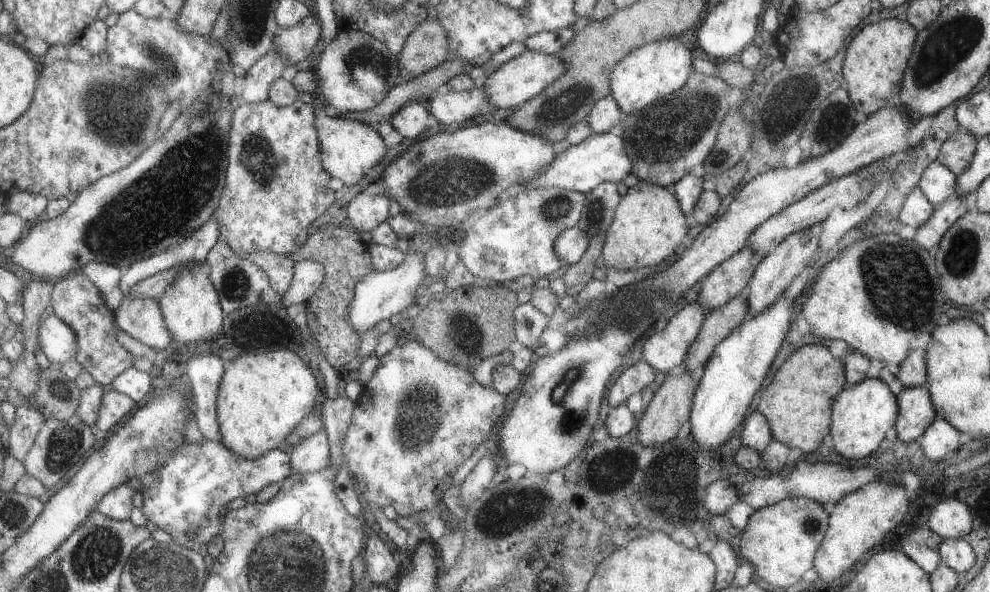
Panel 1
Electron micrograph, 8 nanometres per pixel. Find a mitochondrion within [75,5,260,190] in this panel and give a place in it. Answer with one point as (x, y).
(101, 108)

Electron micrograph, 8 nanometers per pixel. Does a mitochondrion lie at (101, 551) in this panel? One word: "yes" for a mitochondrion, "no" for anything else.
yes

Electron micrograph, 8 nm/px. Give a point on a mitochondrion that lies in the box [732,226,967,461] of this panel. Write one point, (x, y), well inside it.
(891, 286)

